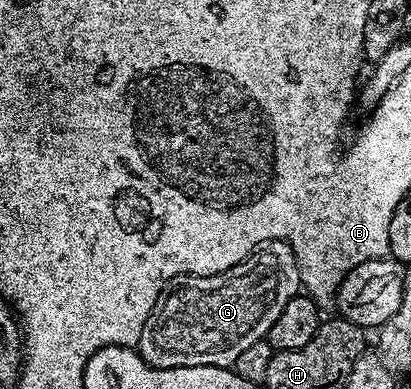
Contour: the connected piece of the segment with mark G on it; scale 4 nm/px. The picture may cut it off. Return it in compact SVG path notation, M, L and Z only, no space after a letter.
M271 240L261 248L247 253L234 266L223 268L219 274L183 274L175 277L169 292L163 293L148 316L138 337L137 352L156 370L185 366L216 366L230 368L237 356L252 343L265 339L276 316L284 312L284 304L300 292L304 279L289 242Z

